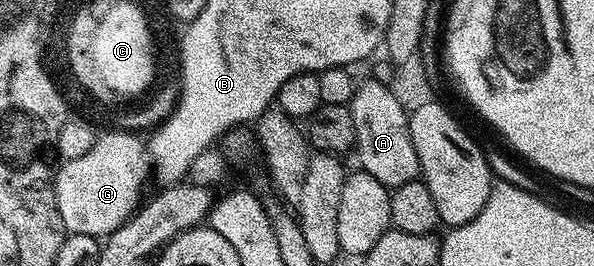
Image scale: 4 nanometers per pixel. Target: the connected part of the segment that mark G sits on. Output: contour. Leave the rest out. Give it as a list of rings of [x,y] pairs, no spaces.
[[[132,132],[113,133],[101,133],[86,156],[64,162],[61,170],[59,167],[55,171],[56,207],[67,233],[103,239],[132,217],[145,197],[144,185],[148,178],[150,182],[150,159],[145,143],[139,142]]]

